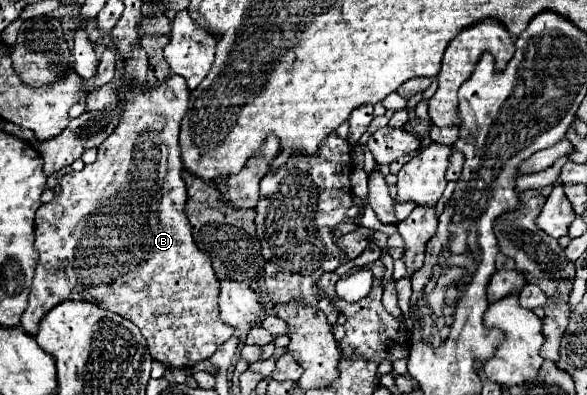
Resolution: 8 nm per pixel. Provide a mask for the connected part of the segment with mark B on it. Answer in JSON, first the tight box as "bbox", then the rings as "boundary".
{"bbox":[21,73,233,369],"boundary":[[[171,73],[165,85],[147,91],[121,85],[119,97],[123,103],[121,123],[115,133],[99,145],[95,163],[85,165],[83,171],[63,175],[61,195],[51,203],[41,205],[35,215],[39,263],[21,327],[35,337],[37,325],[49,309],[67,299],[89,301],[133,321],[149,341],[149,353],[155,361],[191,369],[195,363],[209,359],[217,347],[233,335],[233,329],[219,319],[217,275],[211,267],[211,259],[197,249],[185,215],[187,189],[181,177],[183,165],[177,139],[179,123],[189,105],[189,89],[183,77]]]}

